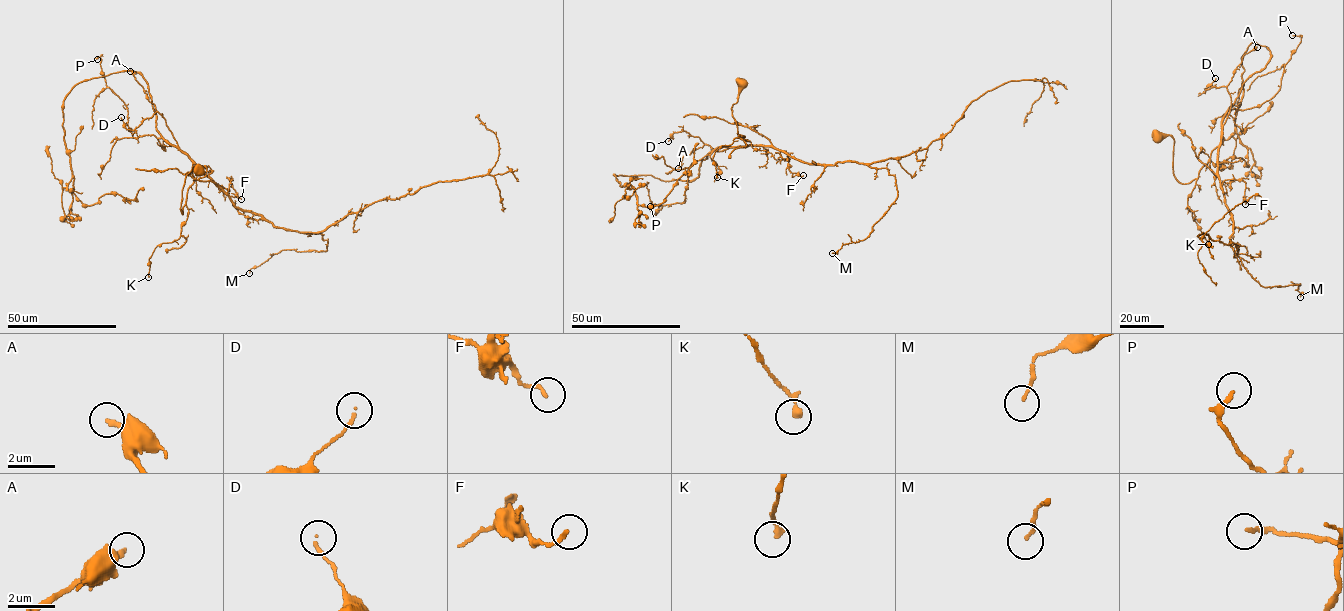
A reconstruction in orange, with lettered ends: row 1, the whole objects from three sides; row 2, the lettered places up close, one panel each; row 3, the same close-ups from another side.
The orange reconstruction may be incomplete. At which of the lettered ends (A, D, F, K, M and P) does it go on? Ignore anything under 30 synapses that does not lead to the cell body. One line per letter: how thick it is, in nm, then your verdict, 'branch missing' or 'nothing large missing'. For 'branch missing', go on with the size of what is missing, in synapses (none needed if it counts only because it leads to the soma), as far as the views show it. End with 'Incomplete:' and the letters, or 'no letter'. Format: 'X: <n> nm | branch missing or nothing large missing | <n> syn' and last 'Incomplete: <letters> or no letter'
A: 260 nm | nothing large missing
D: 130 nm | nothing large missing
F: 170 nm | nothing large missing
K: 240 nm | nothing large missing
M: 130 nm | nothing large missing
P: 160 nm | nothing large missing
Incomplete: no letter

